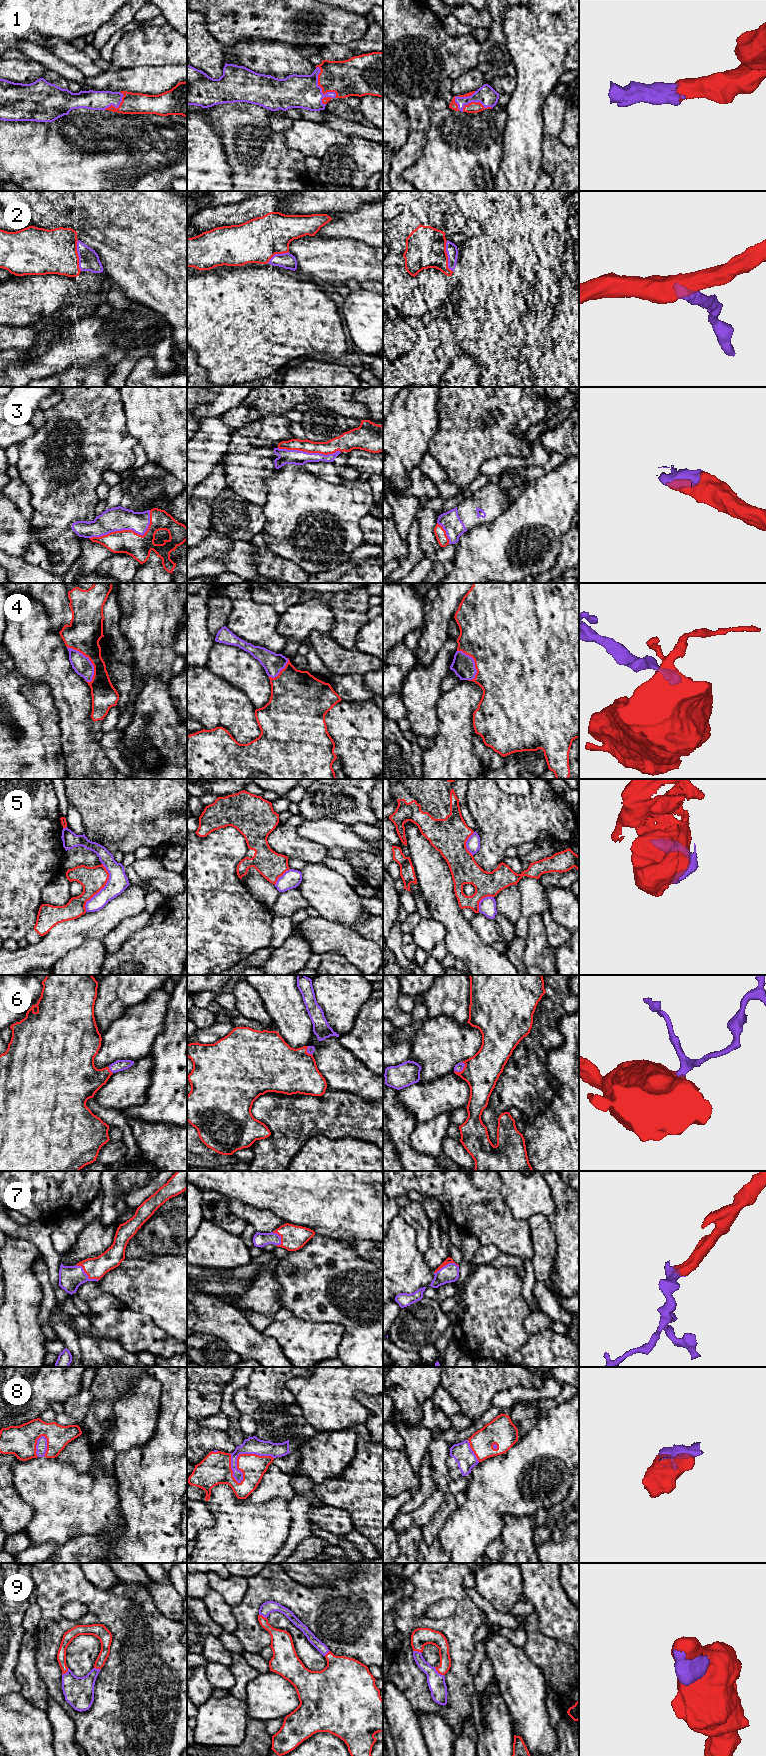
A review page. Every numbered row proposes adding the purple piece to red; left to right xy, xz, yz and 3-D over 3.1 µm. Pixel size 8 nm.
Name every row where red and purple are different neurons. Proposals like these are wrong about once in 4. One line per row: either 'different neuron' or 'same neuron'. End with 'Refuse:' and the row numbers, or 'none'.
1: same neuron
2: same neuron
3: same neuron
4: same neuron
5: different neuron
6: same neuron
7: same neuron
8: same neuron
9: same neuron
Refuse: 5

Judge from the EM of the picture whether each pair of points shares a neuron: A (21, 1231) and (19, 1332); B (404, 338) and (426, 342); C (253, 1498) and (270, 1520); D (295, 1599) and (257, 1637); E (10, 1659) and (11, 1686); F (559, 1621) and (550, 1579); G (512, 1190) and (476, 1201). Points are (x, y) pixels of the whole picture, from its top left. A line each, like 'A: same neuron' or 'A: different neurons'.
A: different neurons
B: different neurons
C: different neurons
D: same neuron
E: same neuron
F: same neuron
G: different neurons

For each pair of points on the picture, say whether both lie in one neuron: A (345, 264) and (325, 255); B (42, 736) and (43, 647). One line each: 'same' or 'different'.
A: same
B: different

